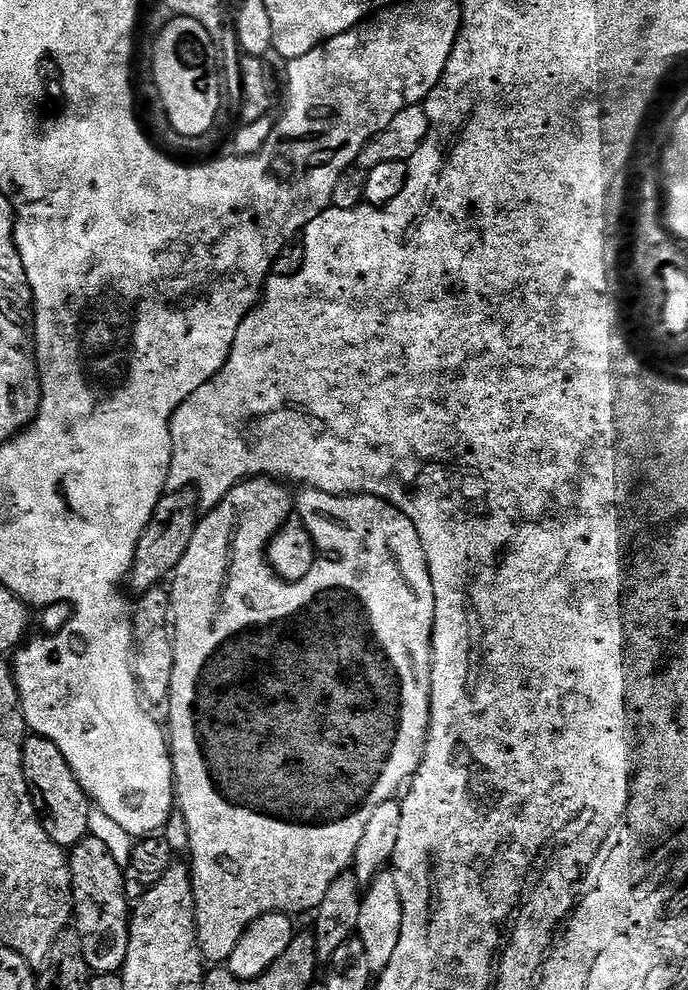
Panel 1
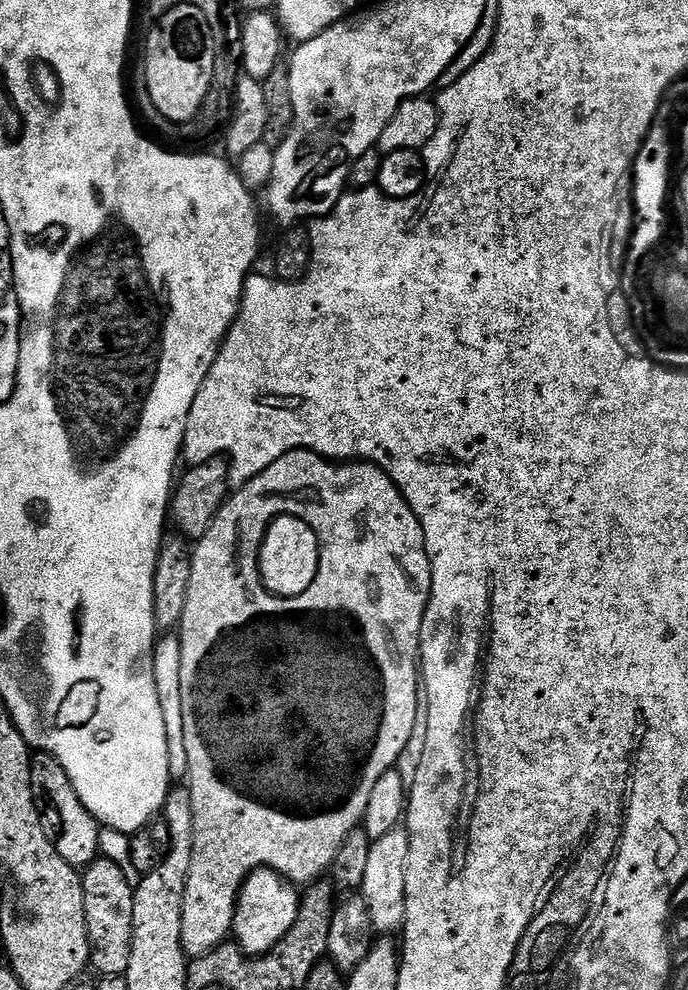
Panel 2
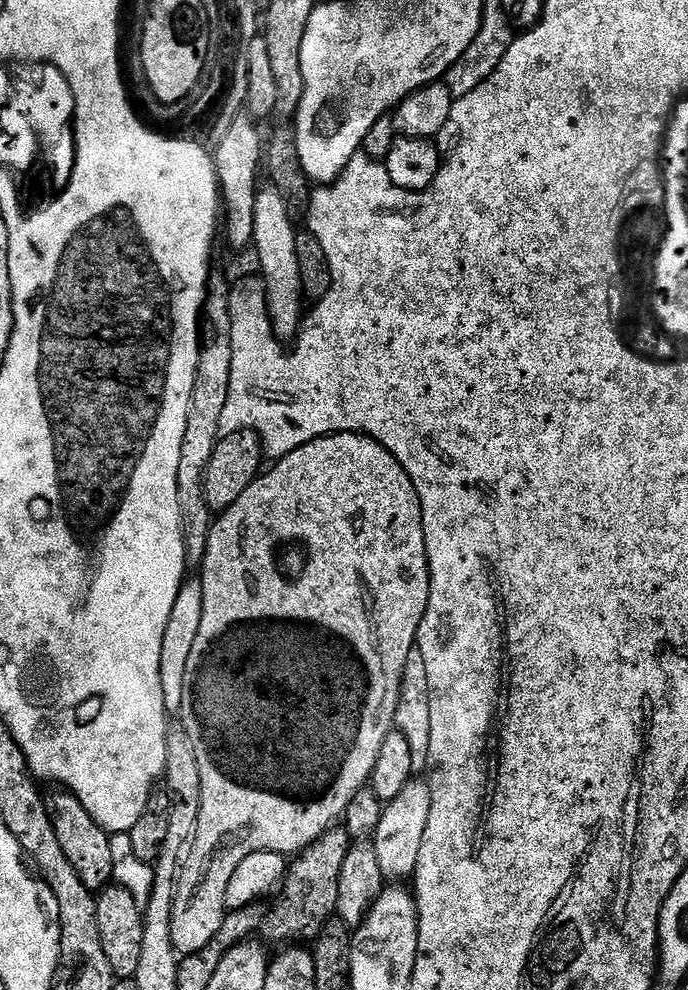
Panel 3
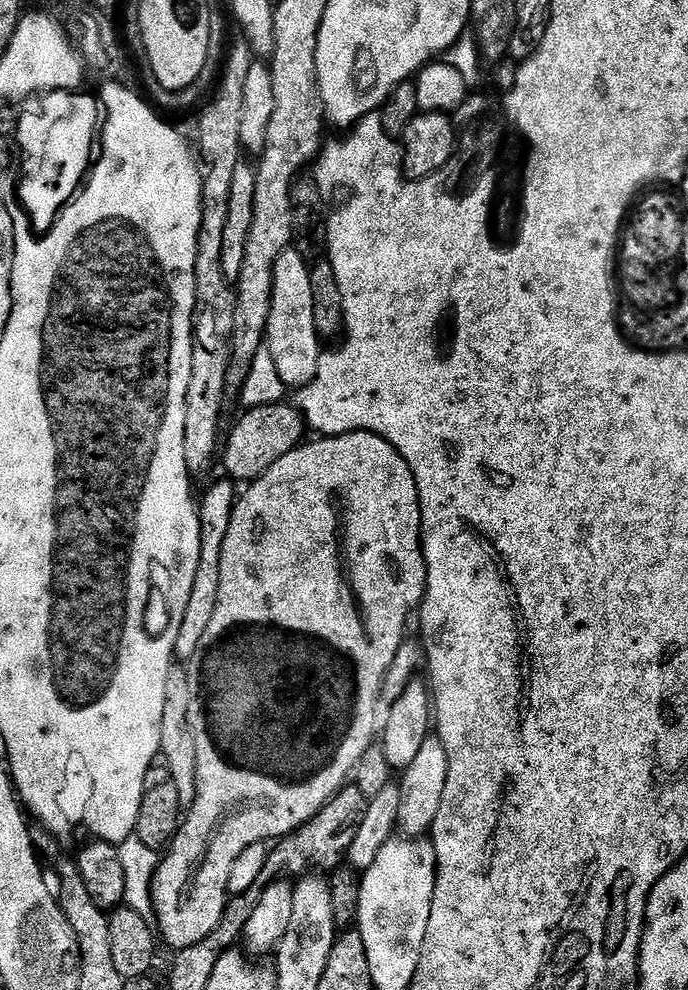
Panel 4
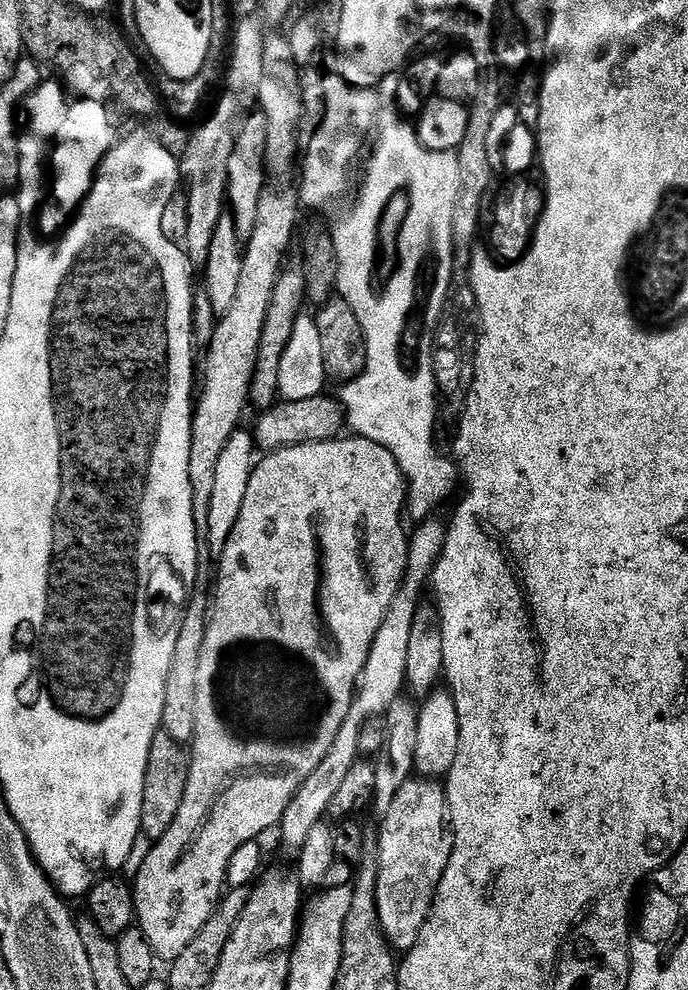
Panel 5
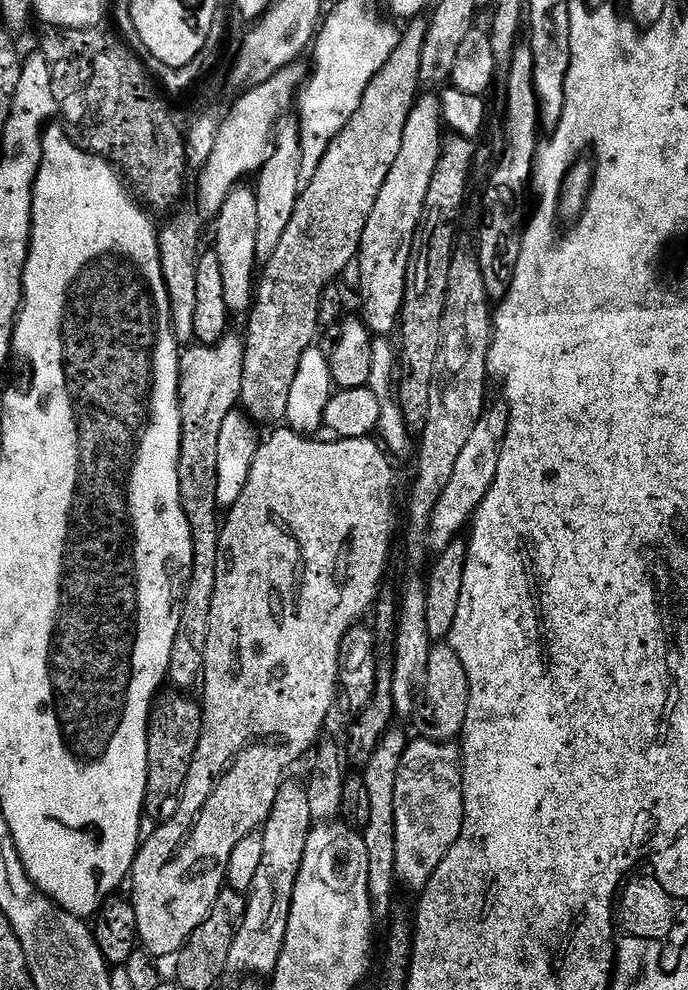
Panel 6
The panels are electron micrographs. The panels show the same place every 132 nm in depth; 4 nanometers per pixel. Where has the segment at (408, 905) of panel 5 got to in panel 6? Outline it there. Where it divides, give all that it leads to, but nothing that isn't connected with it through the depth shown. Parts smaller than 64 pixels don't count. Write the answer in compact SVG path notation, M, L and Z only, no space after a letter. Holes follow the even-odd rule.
M431 738L413 739L402 754L398 782L394 786L394 834L396 835L395 866L397 879L421 891L428 884L434 870L458 842L464 825L464 774L462 752L455 743L437 742Z

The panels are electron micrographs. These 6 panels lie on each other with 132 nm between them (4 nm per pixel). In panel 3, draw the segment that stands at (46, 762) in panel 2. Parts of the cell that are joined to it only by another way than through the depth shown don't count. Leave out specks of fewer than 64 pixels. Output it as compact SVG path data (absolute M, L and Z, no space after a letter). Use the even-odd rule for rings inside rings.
M67 790L47 793L46 803L48 817L54 826L54 834L58 834L58 846L62 846L62 854L66 854L66 862L74 866L74 874L82 878L82 886L94 894L99 894L113 883L112 871L114 858L110 854L112 836L104 827L82 806L82 802Z

